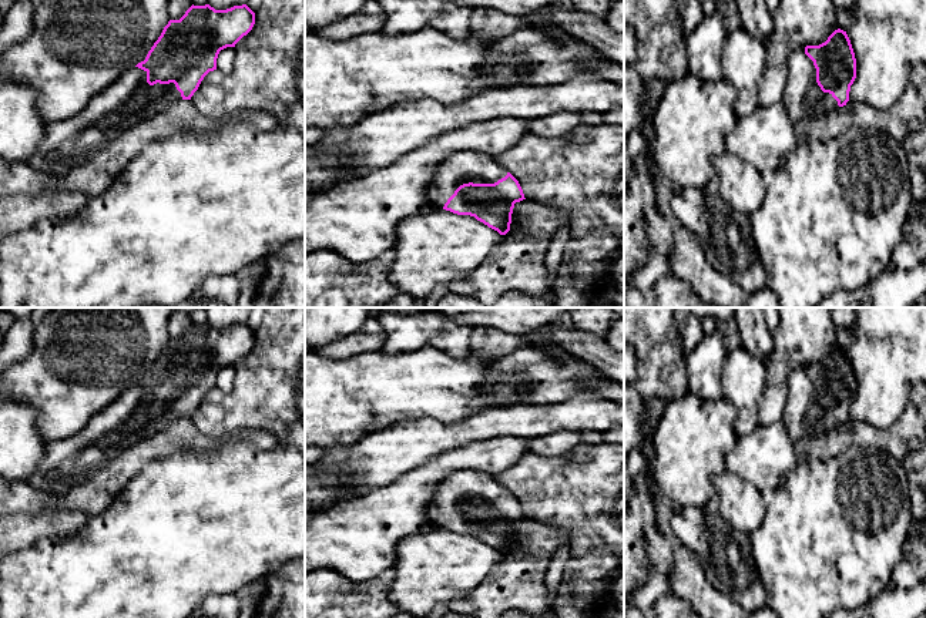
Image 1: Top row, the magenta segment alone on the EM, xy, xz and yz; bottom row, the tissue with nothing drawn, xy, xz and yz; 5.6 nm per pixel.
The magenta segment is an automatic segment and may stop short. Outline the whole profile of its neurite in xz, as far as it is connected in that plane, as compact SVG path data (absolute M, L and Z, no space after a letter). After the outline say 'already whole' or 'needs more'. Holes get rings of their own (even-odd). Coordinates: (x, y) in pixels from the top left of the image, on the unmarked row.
M464 468L442 480L427 507L427 521L470 534L506 554L516 521L526 518L519 500L493 474Z; needs more

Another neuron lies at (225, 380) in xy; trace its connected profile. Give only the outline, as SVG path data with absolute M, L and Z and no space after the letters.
M235 366L221 369L217 377L217 389L229 393L235 384L235 372Z

